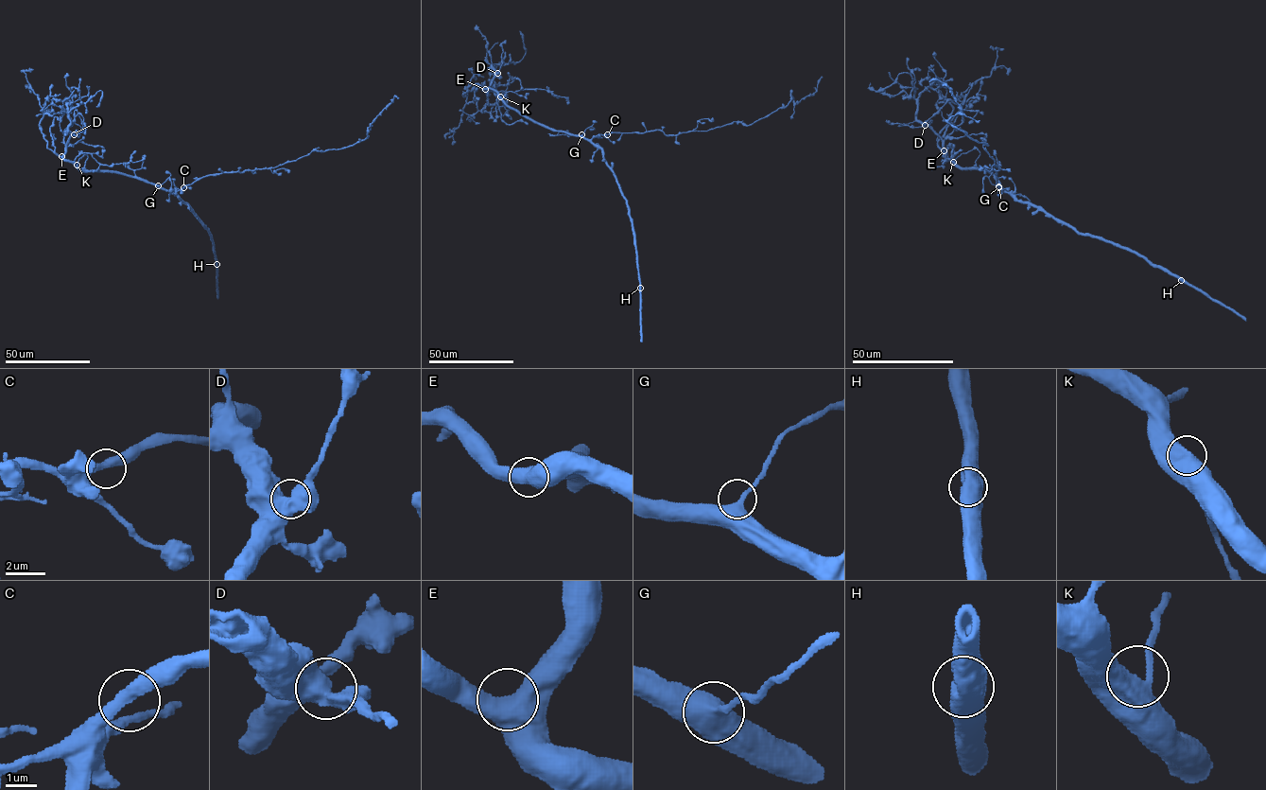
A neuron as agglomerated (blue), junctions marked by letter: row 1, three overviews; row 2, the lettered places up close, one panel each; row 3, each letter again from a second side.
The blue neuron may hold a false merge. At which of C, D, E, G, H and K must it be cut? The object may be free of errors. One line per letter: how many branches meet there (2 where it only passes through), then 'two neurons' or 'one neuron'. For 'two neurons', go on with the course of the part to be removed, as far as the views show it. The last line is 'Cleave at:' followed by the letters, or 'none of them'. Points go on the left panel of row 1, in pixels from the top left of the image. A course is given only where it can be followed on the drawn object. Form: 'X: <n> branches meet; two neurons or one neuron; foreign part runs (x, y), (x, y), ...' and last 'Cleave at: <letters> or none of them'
C: 2 branches meet; one neuron
D: 2 branches meet; one neuron
E: 2 branches meet; one neuron
G: 2 branches meet; one neuron
H: 2 branches meet; one neuron
K: 2 branches meet; one neuron
Cleave at: none of them

